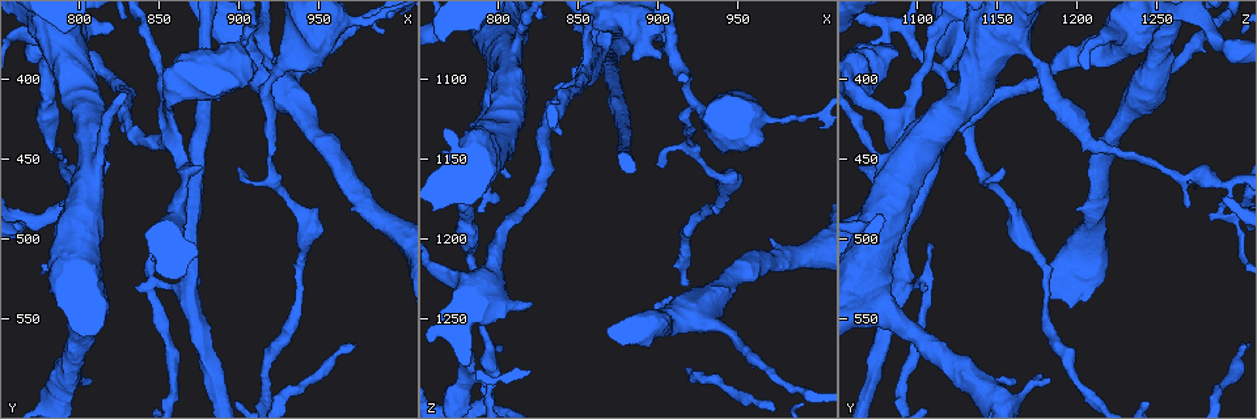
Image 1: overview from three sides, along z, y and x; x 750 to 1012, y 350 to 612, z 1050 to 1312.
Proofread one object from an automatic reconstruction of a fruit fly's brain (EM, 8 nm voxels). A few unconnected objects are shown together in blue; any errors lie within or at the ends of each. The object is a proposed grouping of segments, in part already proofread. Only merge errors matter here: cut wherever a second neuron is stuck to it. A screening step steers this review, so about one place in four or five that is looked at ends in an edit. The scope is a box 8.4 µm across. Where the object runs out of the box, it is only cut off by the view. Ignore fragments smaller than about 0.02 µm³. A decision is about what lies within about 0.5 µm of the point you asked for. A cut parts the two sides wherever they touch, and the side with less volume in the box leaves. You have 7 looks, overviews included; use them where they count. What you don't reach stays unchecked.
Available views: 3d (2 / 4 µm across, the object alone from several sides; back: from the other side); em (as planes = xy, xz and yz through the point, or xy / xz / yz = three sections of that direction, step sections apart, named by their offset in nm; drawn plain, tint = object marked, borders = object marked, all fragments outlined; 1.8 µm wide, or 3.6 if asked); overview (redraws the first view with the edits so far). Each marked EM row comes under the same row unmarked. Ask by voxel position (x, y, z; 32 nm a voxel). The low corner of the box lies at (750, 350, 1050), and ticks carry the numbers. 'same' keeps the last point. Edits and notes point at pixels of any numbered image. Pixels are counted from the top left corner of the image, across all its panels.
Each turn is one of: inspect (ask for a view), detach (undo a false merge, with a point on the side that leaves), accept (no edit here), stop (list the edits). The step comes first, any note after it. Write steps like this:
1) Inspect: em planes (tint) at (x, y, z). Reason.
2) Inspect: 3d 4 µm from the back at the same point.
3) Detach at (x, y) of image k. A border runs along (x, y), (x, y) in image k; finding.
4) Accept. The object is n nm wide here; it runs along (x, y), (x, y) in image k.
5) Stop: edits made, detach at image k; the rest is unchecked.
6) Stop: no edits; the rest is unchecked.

Inspect: em xz step 16 (tint) at (844, 532, 1104). Abrupt turn.

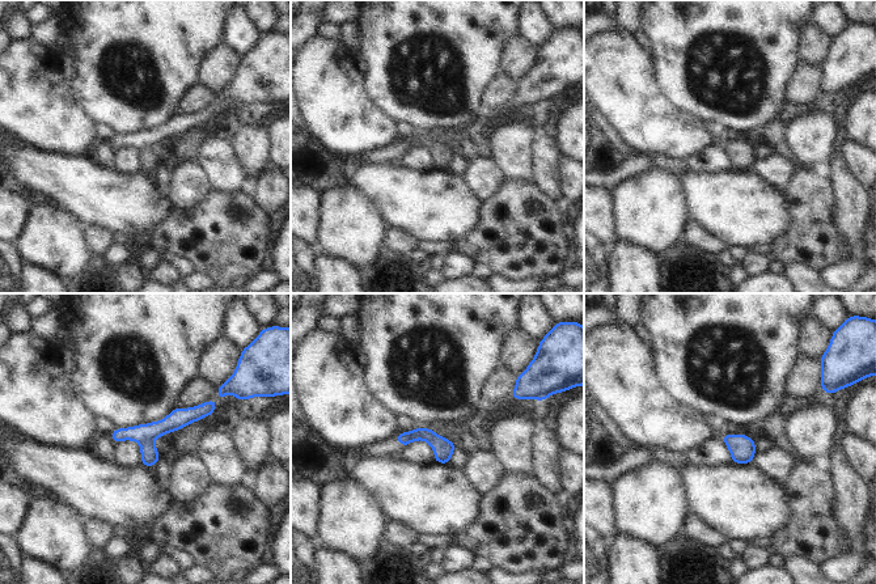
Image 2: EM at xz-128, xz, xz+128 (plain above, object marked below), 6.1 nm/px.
Inspect: em planes (borders) at the same point.

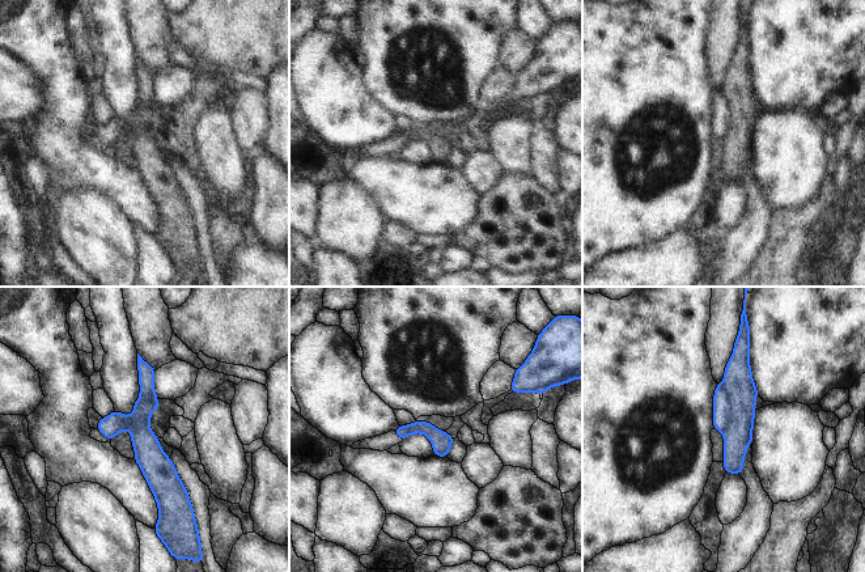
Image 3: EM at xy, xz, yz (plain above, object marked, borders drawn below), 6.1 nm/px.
Detach at (738, 384) of image 3. A border runs along (723, 385), (730, 406), (724, 433) in image 3; a second neuron is stuck on.

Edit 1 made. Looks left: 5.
Inspect: overview. Redraw.

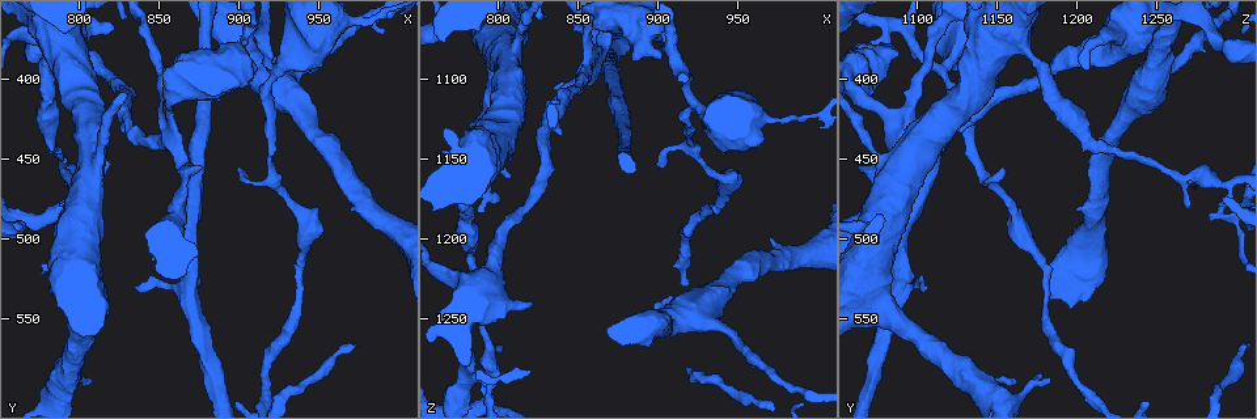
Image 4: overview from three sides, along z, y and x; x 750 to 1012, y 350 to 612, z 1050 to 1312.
Inspect: em planes (tint) at (924, 394, 1116). Sharp bend.

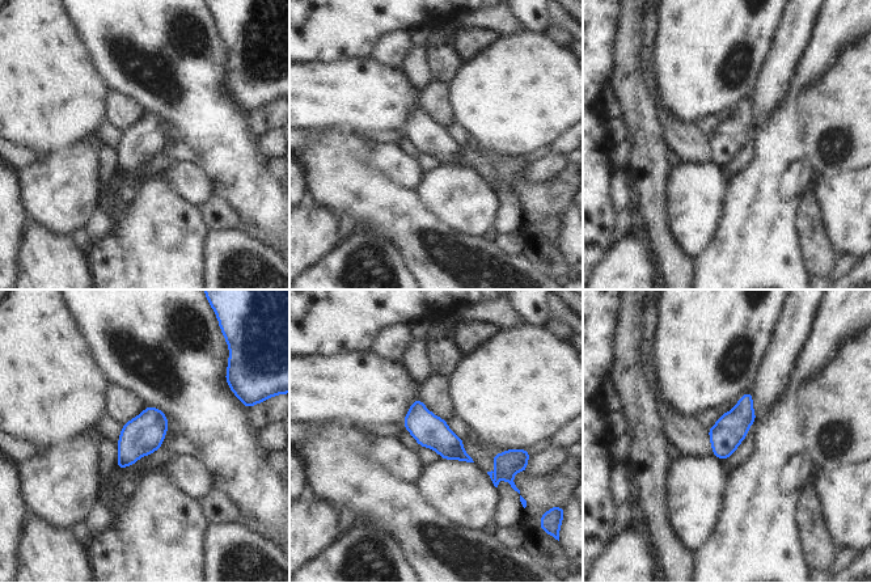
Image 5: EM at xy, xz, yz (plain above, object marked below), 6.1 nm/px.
Accept. One neuron here.

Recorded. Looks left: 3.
Stop: edits made, detach at image 3; the rest is unchecked.

